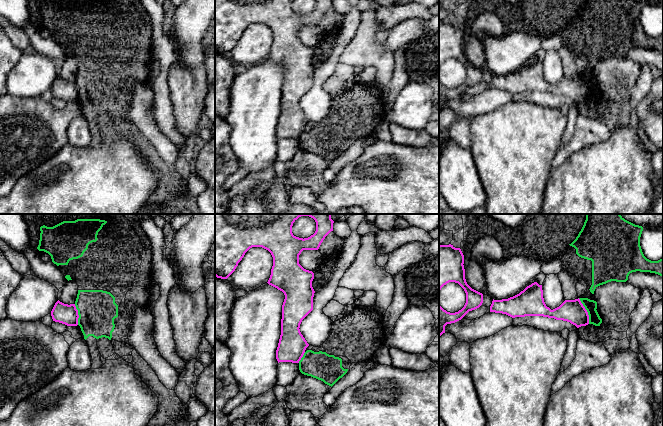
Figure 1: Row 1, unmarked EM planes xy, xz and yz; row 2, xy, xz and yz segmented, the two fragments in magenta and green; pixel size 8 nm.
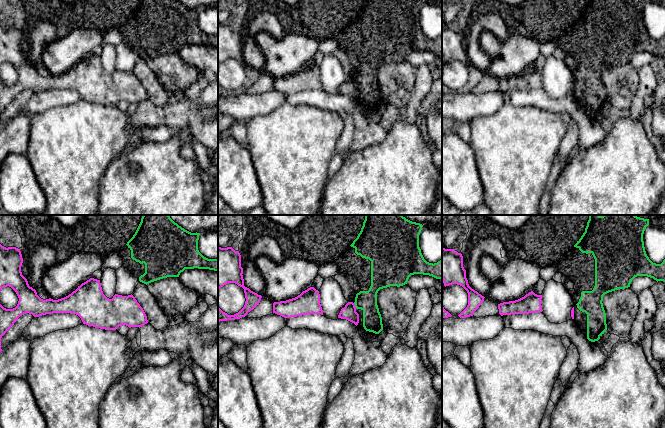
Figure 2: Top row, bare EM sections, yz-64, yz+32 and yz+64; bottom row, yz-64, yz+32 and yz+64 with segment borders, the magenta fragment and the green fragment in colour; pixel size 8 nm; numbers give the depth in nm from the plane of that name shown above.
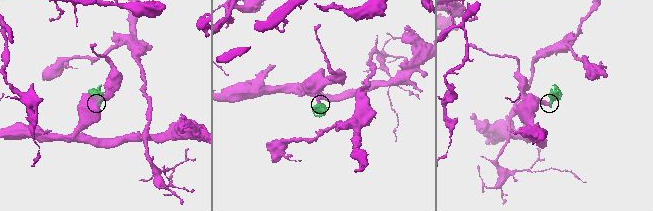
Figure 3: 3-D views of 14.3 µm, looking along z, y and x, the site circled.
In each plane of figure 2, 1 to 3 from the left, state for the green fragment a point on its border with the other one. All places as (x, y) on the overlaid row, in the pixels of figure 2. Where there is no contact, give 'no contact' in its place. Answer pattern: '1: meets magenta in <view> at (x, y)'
1: no contact
2: meets magenta in yz+32 at (354, 306)
3: no contact

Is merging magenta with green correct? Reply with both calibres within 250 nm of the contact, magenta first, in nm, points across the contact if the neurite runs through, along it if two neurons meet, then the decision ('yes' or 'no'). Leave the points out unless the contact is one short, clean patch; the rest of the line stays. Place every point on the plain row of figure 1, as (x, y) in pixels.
190 nm thick on the magenta side, 100 nm on the other; border along yz (578, 74), (587, 88), (589, 99); no

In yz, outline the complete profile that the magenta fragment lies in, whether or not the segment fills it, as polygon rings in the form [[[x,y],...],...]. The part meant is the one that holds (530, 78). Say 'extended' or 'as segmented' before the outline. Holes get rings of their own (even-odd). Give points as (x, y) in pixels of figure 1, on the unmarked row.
as segmented | [[[537,58],[508,75],[493,75],[490,88],[506,90],[512,94],[525,92],[554,94],[570,98],[577,104],[589,100],[588,88],[579,74],[565,76],[559,83],[551,86],[544,78],[542,61]]]

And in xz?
as segmented | [[[215,0],[215,52],[227,55],[236,45],[245,29],[252,23],[262,23],[268,26],[273,33],[273,42],[268,60],[282,67],[285,75],[282,81],[281,111],[276,126],[276,135],[279,138],[299,139],[306,124],[309,122],[300,108],[302,96],[313,86],[314,65],[312,57],[314,49],[304,45],[299,40],[299,31],[303,26],[318,26],[325,13],[333,7],[333,0],[316,0],[316,7],[308,14],[299,14],[292,9],[293,0]]]

